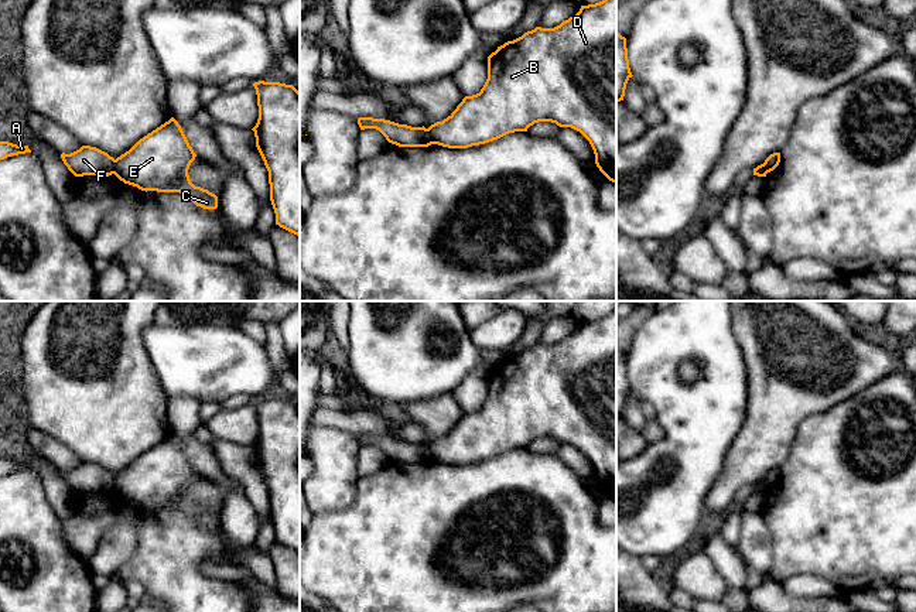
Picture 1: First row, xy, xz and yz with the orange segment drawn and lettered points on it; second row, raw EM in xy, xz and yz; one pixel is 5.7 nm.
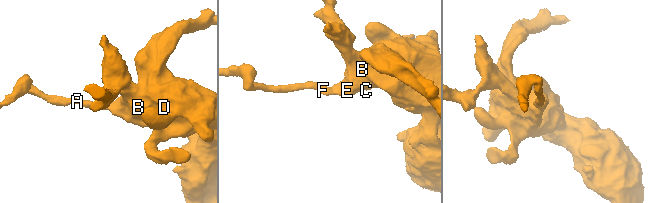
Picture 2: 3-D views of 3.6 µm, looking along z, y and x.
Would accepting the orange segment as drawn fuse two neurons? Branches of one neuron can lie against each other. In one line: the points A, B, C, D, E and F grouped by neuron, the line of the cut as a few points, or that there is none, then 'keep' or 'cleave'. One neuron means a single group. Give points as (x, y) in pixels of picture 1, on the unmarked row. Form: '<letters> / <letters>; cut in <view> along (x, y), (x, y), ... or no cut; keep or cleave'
A F / B C D E; cut in xz along (427, 445), (434, 460); cleave

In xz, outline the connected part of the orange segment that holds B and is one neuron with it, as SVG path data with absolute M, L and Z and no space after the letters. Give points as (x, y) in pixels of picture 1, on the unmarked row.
M616 307L599 319L581 322L574 334L554 345L536 343L498 363L488 373L488 396L481 408L465 413L447 435L431 441L428 448L434 461L468 465L509 449L527 448L539 438L580 448L589 458L599 488L616 499Z

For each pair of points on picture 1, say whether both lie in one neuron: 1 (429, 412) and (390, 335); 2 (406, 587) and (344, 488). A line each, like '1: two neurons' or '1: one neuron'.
1: two neurons
2: two neurons

